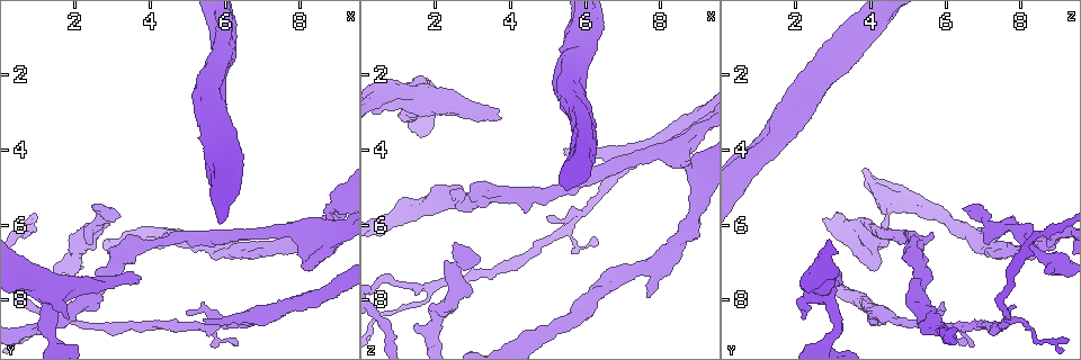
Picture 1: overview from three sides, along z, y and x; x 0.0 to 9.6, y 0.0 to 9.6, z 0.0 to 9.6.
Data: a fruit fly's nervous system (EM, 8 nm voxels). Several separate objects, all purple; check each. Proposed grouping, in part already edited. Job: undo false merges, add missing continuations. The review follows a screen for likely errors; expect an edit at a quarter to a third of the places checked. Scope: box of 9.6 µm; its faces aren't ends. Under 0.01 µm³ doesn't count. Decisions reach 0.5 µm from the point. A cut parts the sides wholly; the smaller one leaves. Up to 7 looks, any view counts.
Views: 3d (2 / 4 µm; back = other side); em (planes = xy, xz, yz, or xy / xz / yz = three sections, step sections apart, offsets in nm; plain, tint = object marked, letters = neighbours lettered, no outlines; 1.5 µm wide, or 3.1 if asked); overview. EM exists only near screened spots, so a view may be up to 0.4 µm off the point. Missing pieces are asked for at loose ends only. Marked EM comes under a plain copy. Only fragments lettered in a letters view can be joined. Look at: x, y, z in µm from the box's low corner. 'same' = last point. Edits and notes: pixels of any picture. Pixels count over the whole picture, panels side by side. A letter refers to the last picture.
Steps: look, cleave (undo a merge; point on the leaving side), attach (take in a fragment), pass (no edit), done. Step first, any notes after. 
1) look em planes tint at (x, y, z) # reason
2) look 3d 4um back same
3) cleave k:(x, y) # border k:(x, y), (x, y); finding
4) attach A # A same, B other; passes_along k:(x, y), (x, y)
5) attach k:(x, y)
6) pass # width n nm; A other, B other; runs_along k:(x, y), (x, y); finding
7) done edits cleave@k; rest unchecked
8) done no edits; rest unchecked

look em xz step 4 tint at (4.35, 6.30, 5.65) # branch stops here

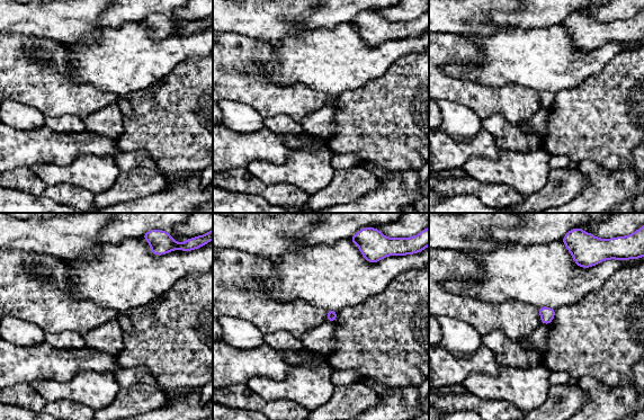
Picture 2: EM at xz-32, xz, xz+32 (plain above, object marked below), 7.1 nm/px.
look em yz step 4 letters same # another direction

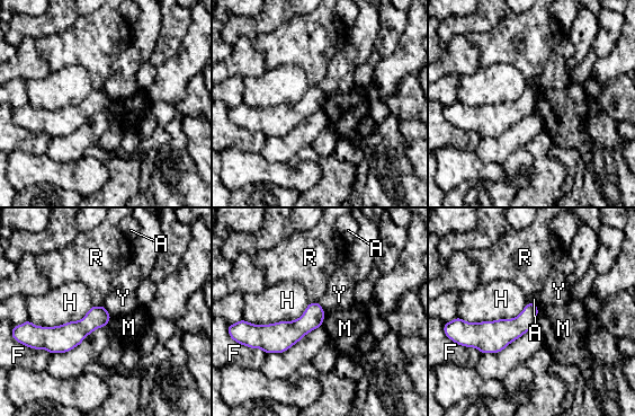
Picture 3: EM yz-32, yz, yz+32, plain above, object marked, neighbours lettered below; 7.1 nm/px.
pass # A other, F other, H other, M other, R other, Y other; no lettered fragment goes on from it

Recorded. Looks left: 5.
look 3d 2um back at (3.75, 7.35, 3.15) # branch stops here

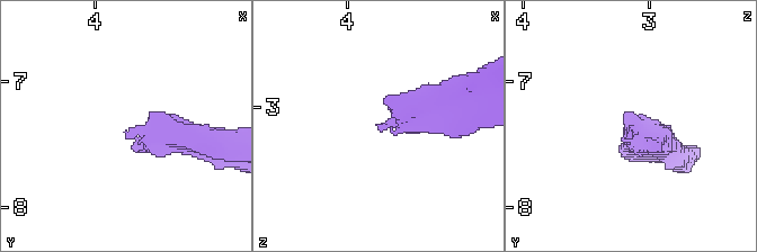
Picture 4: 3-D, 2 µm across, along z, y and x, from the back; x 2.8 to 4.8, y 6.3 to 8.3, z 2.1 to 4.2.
look em yz step 4 letters at (3.76, 7.44, 3.16) # shape alone is not enough

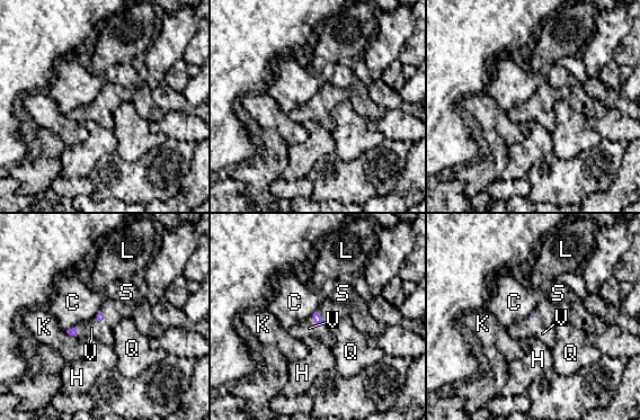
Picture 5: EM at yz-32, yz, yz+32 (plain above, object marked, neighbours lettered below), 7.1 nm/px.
look em planes letters same

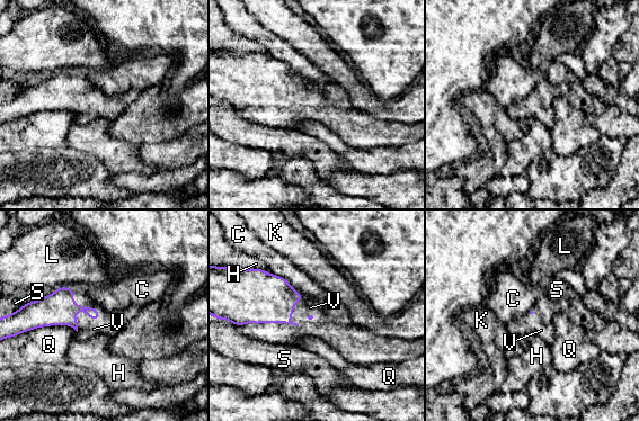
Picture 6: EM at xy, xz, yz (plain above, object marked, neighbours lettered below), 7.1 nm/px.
attach V # C other, H other, K other, L other, Q other, S other, V same; it goes on there

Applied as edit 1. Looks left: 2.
look overview # see it whole again

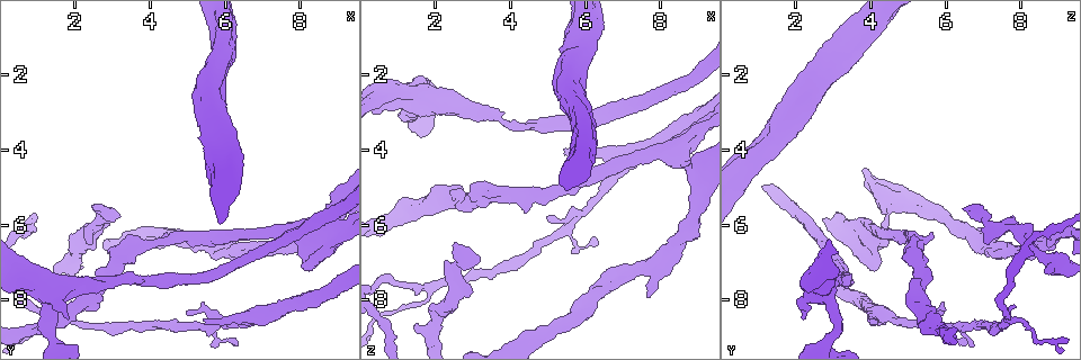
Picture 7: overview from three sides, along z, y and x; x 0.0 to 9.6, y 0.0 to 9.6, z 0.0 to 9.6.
look em planes letters at (2.50, 5.60, 6.50) # branch stops here

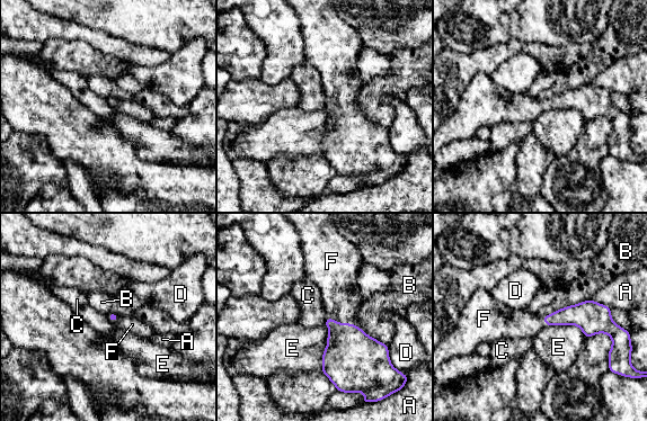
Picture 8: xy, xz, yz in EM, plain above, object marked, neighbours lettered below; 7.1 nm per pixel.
attach F # A other, B other, C other, D other, E other, F same; passes_along 8:(352, 357), (343, 323), (339, 288); the neuron continues

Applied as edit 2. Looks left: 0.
done edits attach@6, attach@8; rest unchecked

